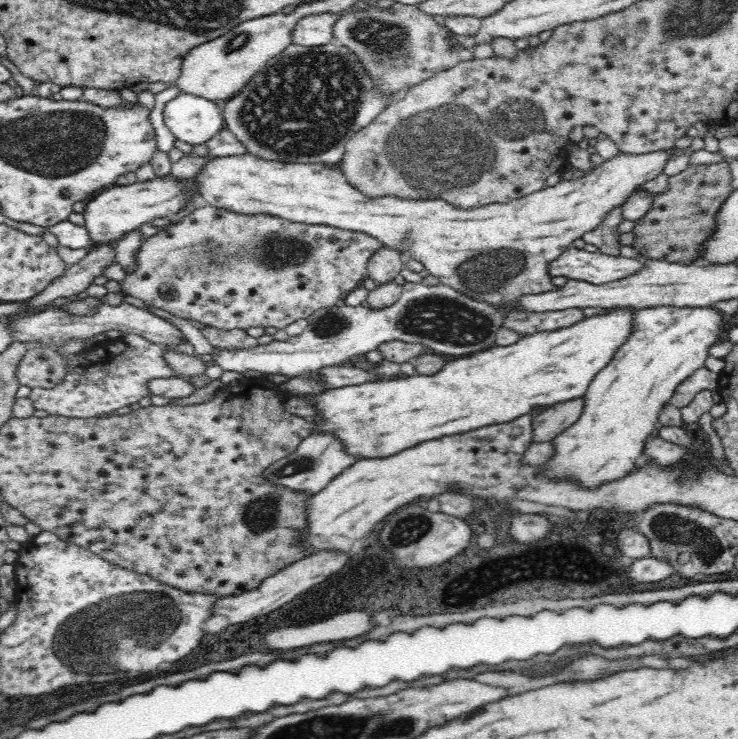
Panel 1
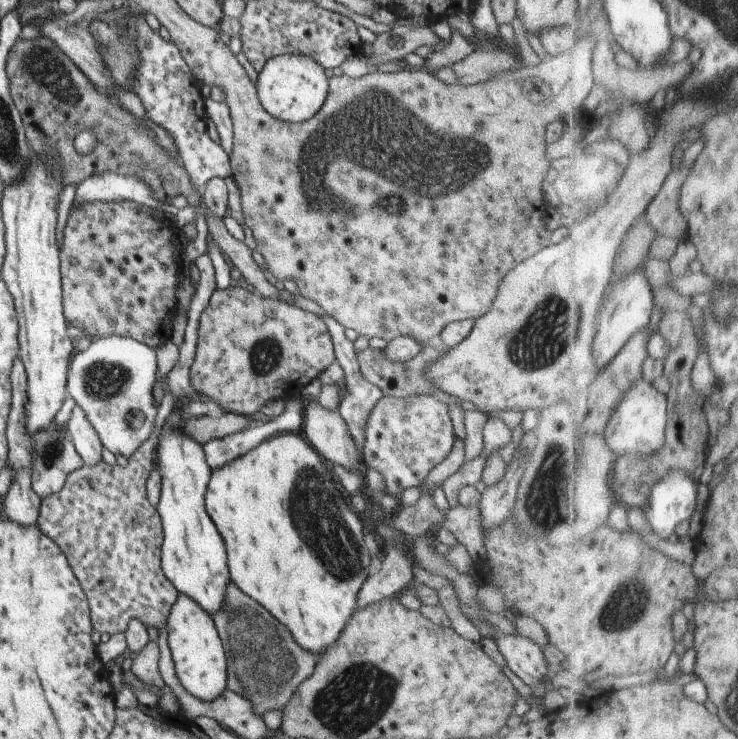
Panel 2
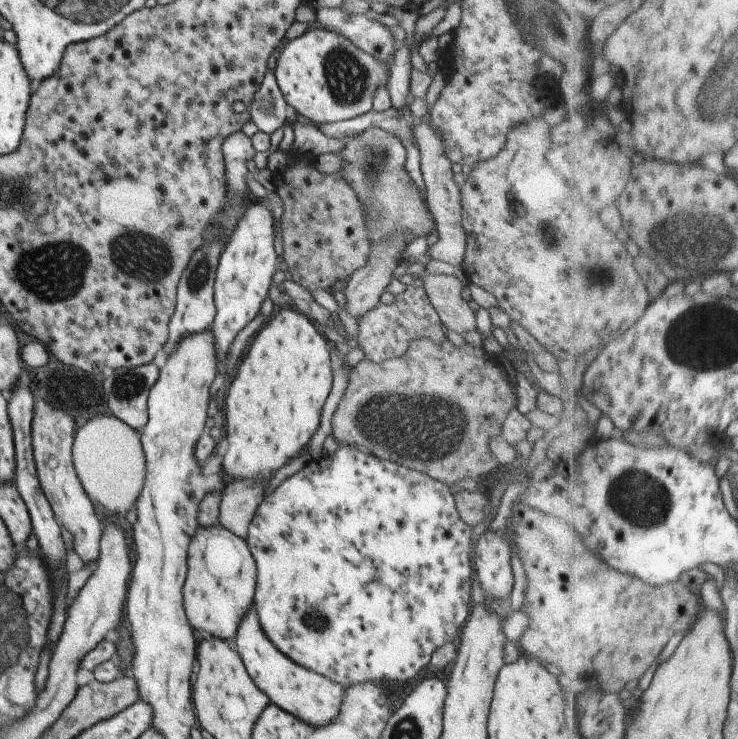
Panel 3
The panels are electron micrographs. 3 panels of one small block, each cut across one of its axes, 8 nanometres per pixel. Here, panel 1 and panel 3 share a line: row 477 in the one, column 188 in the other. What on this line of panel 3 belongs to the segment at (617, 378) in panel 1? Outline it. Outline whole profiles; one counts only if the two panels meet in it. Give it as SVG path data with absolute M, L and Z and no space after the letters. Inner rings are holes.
M219 524L197 527L186 551L186 578L182 587L182 608L188 626L194 631L205 632L207 637L231 642L242 619L252 606L255 566L247 544Z

